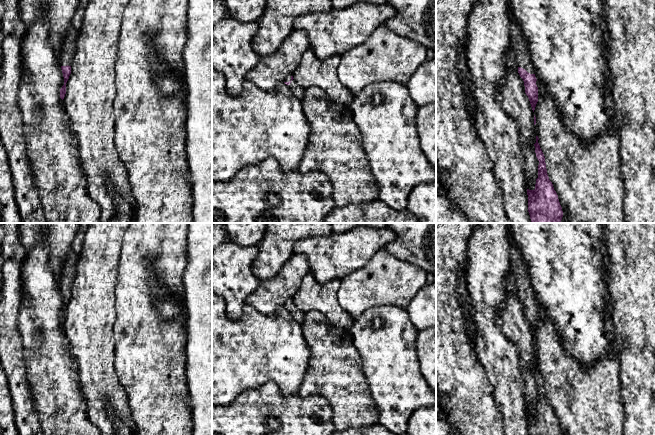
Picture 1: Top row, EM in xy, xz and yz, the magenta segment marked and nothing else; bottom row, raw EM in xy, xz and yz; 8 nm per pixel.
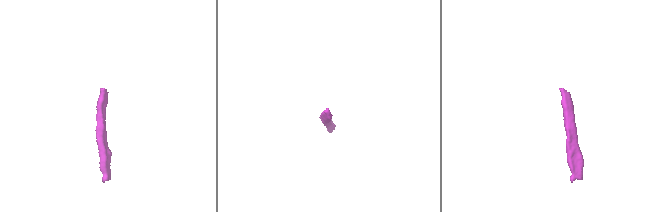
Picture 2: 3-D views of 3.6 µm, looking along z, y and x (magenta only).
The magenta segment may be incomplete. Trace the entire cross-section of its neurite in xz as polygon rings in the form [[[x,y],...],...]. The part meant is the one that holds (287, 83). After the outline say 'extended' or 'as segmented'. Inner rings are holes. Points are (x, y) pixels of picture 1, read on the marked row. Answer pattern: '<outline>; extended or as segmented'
[[[292,75],[286,77],[284,83],[290,88],[292,93],[298,98],[302,99],[305,93],[305,88],[301,87],[293,78]]]; extended

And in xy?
[[[80,0],[73,18],[71,20],[70,28],[66,34],[64,44],[62,47],[59,63],[61,65],[64,85],[60,89],[60,98],[63,100],[66,94],[66,83],[71,74],[71,65],[76,52],[77,38],[83,25],[83,18],[89,0]]]; extended

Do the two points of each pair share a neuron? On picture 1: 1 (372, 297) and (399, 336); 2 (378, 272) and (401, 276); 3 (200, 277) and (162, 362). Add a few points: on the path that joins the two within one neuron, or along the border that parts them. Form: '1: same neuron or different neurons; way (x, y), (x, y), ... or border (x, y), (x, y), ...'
1: different neurons; border (401, 306), (374, 305), (357, 316)
2: same neuron; way (384, 276), (395, 276)
3: different neurons; border (184, 311), (185, 332), (187, 334)

